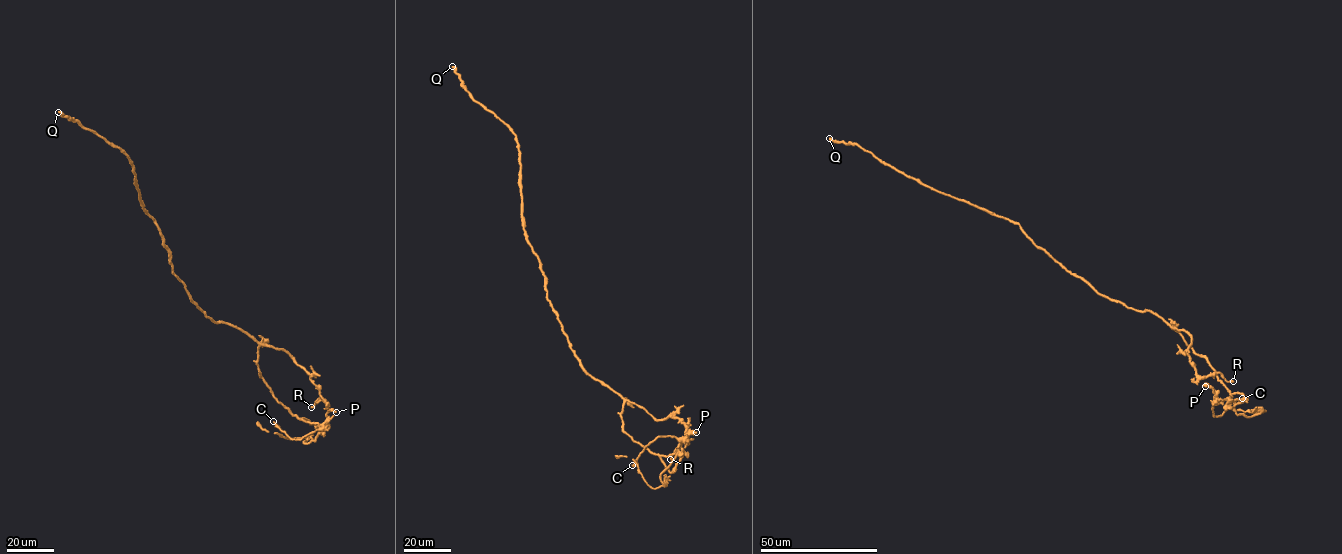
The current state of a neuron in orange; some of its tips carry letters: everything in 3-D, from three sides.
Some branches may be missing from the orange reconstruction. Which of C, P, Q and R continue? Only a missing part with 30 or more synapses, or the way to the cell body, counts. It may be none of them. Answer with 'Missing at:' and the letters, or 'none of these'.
Missing at: none of these

